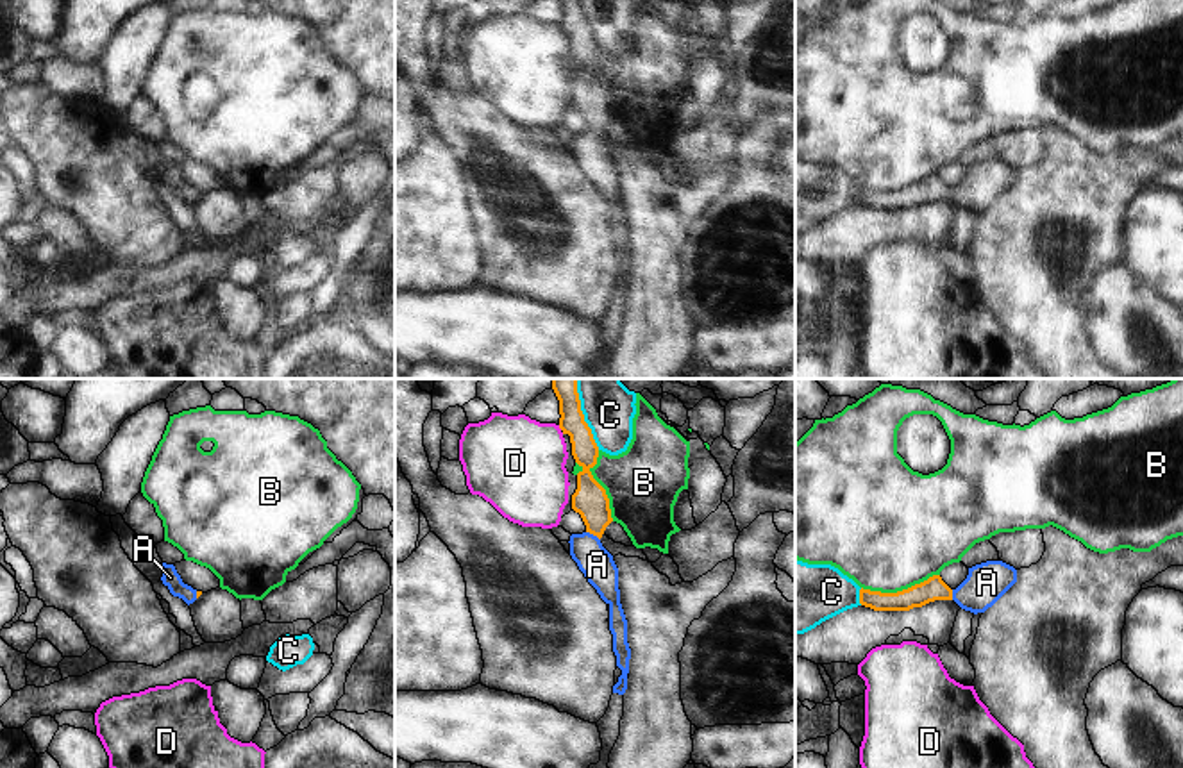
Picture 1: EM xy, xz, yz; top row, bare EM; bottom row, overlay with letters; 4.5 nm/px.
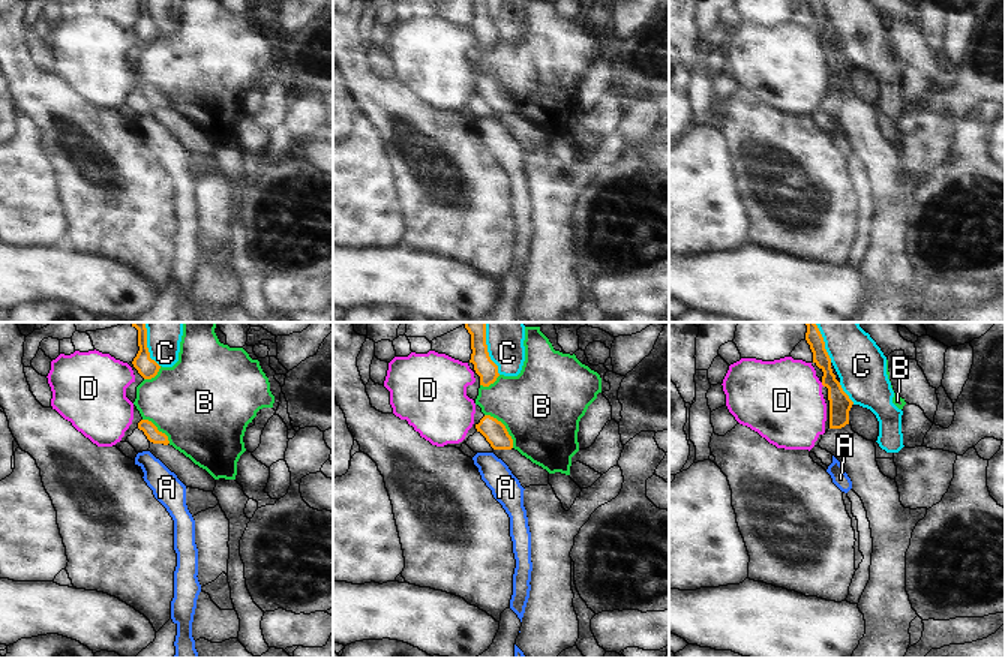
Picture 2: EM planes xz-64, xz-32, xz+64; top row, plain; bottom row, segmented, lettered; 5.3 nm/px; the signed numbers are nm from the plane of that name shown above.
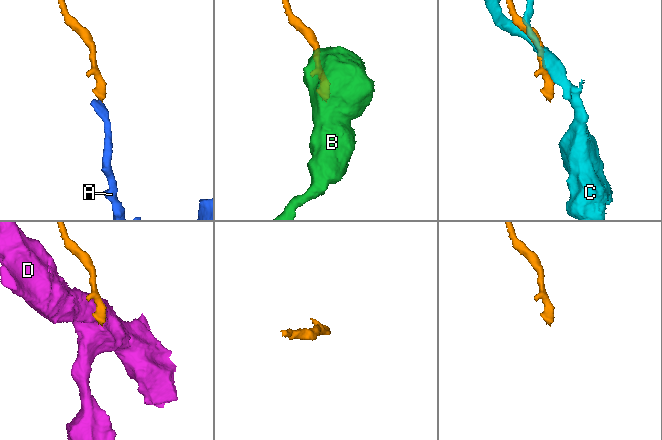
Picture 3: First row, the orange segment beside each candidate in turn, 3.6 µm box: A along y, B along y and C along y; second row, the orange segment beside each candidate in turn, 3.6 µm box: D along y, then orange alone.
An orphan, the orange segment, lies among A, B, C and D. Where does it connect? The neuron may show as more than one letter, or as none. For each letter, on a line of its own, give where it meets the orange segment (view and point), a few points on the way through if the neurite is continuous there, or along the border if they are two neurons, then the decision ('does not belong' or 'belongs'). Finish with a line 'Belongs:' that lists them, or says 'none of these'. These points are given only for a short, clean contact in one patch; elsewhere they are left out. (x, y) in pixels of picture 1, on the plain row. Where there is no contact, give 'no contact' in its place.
A: xz (594, 134) | across xz (590, 100), (594, 106), (594, 134), (594, 161), (597, 165) | belongs
B: yz (899, 192) | does not belong
C: xz (587, 25) | does not belong
D: xz (560, 27) | along xz (558, 25), (562, 29) | does not belong
Belongs: A

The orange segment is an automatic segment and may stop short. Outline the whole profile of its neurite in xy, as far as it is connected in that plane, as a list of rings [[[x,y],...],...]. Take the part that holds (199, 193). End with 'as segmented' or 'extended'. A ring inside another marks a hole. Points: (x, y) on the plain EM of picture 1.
[[[163,163],[163,184],[170,189],[173,196],[182,198],[188,205],[193,204],[202,191],[193,189],[191,186],[184,184],[180,175],[177,173],[173,164]]] | extended

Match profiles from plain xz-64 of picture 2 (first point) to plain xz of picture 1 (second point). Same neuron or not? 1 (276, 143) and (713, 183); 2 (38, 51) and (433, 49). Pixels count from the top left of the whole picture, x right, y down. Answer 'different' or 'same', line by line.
1: same
2: different

